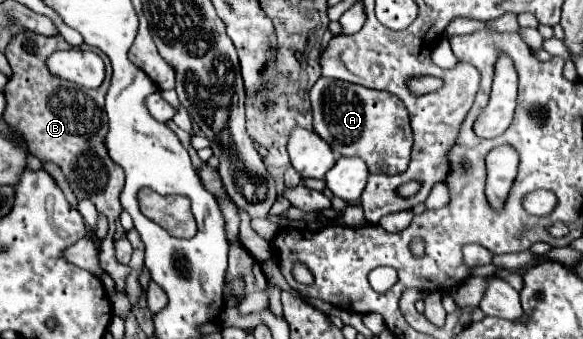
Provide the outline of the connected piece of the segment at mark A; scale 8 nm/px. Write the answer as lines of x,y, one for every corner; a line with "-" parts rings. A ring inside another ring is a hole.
321,77
311,87
309,99
313,129
335,153
343,157
361,157
367,163
369,173
397,175
407,169
413,147
413,131
409,125
409,113
399,97
393,97
387,91
373,91
339,79

